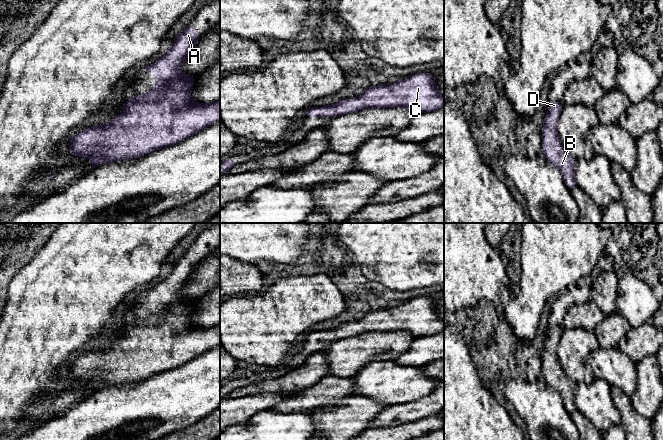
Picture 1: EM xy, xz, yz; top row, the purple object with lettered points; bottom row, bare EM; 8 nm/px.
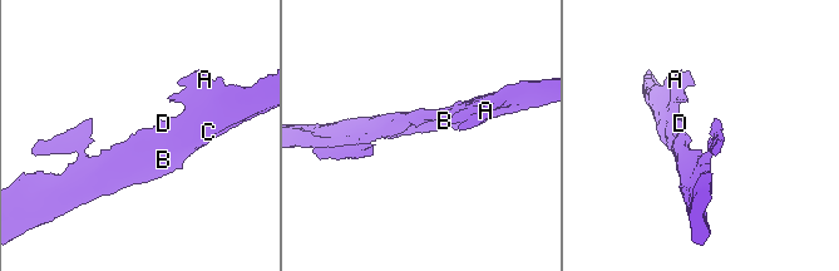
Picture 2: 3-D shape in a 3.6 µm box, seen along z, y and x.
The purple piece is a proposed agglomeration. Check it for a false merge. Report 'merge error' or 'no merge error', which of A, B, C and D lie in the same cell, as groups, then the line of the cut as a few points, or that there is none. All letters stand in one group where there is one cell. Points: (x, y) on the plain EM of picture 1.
no merge error; groups A B C D; cut none

